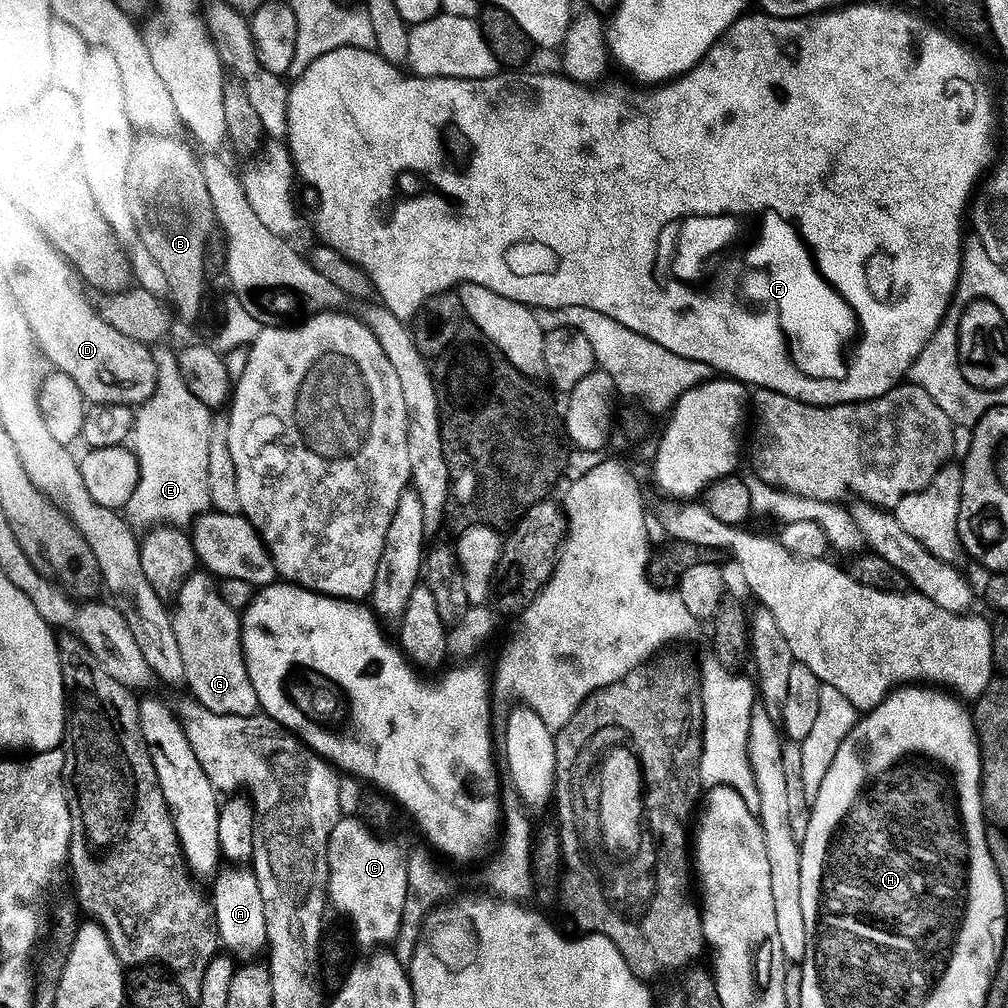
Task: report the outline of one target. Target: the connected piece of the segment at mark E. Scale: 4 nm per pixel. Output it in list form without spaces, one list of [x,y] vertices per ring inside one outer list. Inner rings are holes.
[[[164,347],[152,348],[158,370],[156,390],[135,413],[135,427],[148,429],[138,449],[140,478],[126,505],[126,519],[141,530],[157,525],[188,526],[212,508],[210,448],[214,439],[213,413],[190,394],[180,372],[177,353]]]

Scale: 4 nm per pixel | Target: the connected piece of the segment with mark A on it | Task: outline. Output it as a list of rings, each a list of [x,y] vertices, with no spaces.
[[[234,868],[223,873],[221,871],[214,879],[210,903],[213,908],[213,919],[217,928],[219,943],[230,951],[237,959],[253,959],[267,947],[265,910],[262,894],[259,893],[256,874],[252,869]]]

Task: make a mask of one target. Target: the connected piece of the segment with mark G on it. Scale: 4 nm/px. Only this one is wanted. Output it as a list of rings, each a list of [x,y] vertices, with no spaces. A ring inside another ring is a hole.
[[[196,570],[192,575],[188,576],[184,580],[184,584],[180,588],[180,592],[176,594],[174,599],[174,605],[171,609],[171,619],[172,619],[172,628],[174,630],[174,635],[178,640],[178,647],[181,651],[182,656],[182,665],[185,666],[185,678],[184,684],[186,688],[189,688],[191,699],[199,701],[207,710],[212,710],[218,714],[224,715],[254,715],[258,712],[258,705],[256,702],[256,695],[254,694],[254,686],[250,682],[250,674],[246,670],[246,662],[244,661],[244,651],[242,650],[242,642],[240,641],[240,618],[238,612],[232,609],[230,606],[223,601],[223,596],[220,593],[217,581],[213,579],[208,572],[204,570]]]

